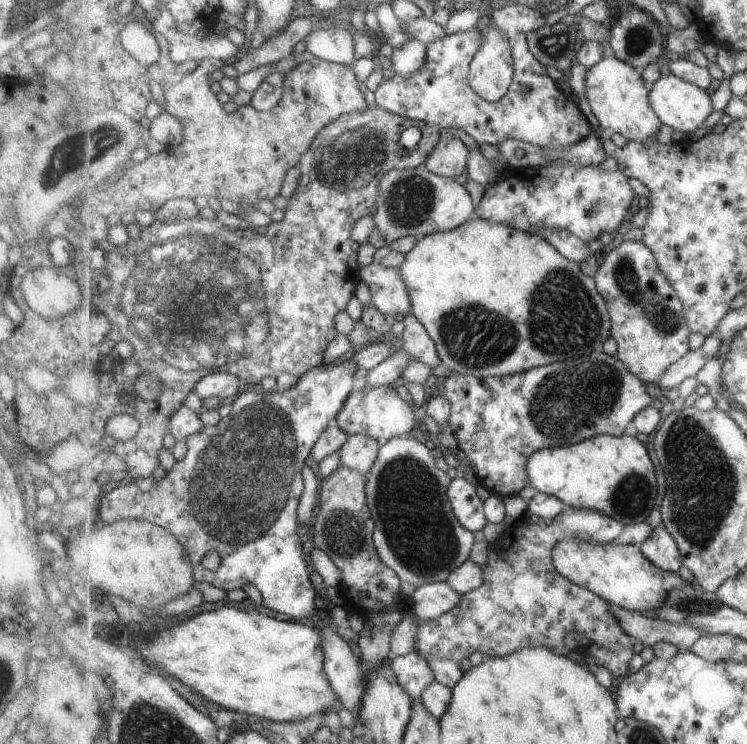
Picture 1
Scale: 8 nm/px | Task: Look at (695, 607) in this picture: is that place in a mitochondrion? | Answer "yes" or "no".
yes

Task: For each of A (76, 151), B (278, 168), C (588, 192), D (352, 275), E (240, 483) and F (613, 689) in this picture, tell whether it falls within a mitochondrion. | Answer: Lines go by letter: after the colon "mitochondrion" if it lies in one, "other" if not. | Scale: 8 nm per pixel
A: mitochondrion
B: other
C: other
D: other
E: mitochondrion
F: other

